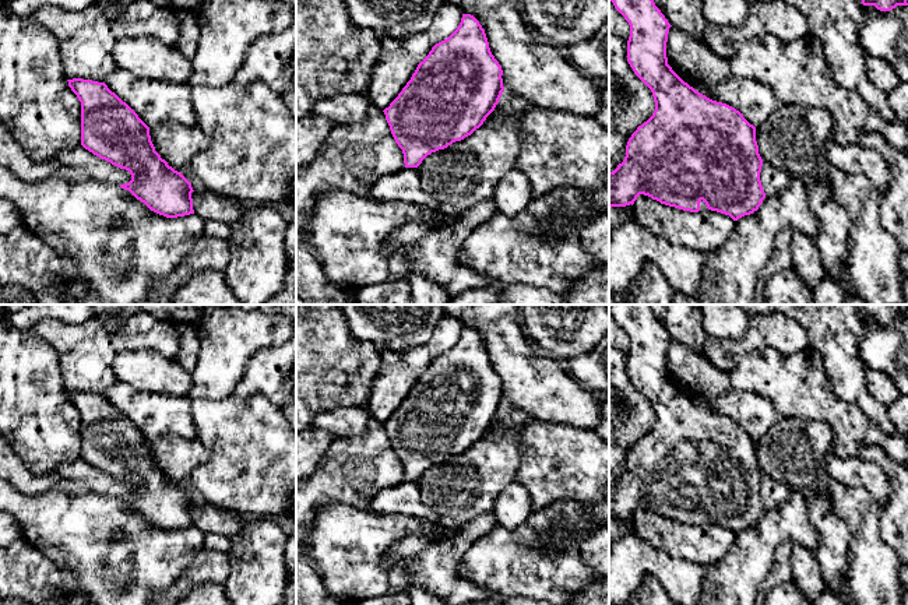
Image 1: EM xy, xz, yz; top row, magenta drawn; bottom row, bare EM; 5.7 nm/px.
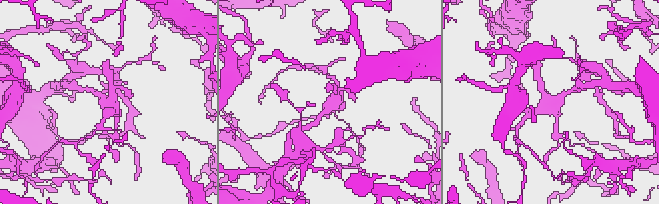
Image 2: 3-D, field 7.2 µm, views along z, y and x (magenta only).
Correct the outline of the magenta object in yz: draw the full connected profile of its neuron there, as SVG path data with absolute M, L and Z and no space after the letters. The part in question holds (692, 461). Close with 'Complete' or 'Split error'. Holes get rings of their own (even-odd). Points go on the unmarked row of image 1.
M609 305L609 313L630 338L627 374L651 402L655 415L652 429L629 451L623 475L609 485L609 521L633 518L637 510L644 507L661 517L690 525L698 525L700 516L704 514L708 523L729 528L733 534L757 524L766 506L760 493L763 472L756 454L756 440L739 423L700 407L672 383L666 370L672 338L655 319L651 305Z. Complete

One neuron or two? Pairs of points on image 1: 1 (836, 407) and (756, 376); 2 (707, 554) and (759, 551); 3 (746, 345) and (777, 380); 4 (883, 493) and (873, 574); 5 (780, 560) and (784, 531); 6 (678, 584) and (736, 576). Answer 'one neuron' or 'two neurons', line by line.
1: one neuron
2: two neurons
3: two neurons
4: two neurons
5: two neurons
6: two neurons

